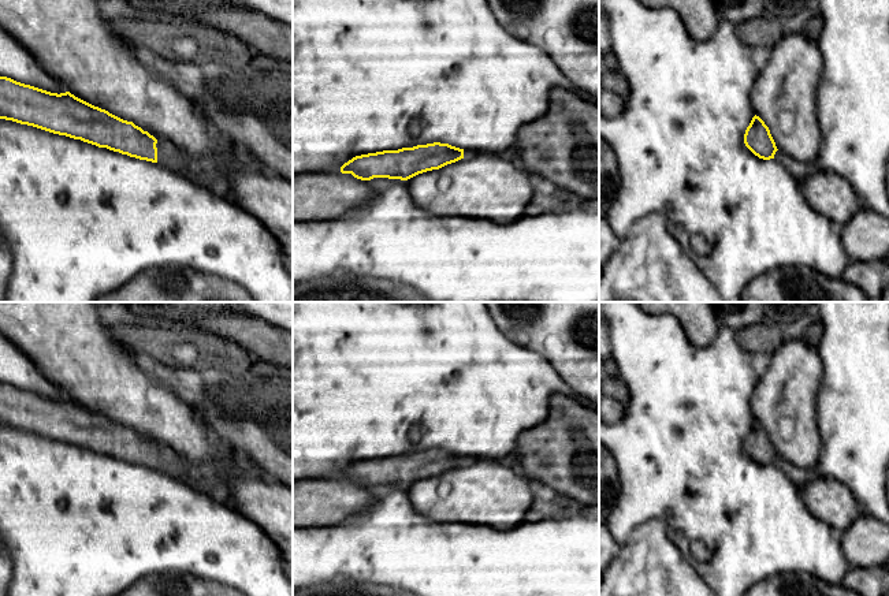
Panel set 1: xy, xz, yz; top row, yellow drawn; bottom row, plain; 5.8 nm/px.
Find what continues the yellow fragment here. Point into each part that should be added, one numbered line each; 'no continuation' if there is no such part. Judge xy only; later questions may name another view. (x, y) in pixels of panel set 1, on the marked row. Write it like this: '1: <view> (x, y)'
1: xy (168, 155)

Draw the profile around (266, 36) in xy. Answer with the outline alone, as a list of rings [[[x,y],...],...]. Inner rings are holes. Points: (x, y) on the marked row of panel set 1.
[[[246,5],[178,8],[190,23],[202,23],[234,34],[256,53],[293,64],[293,27]]]

